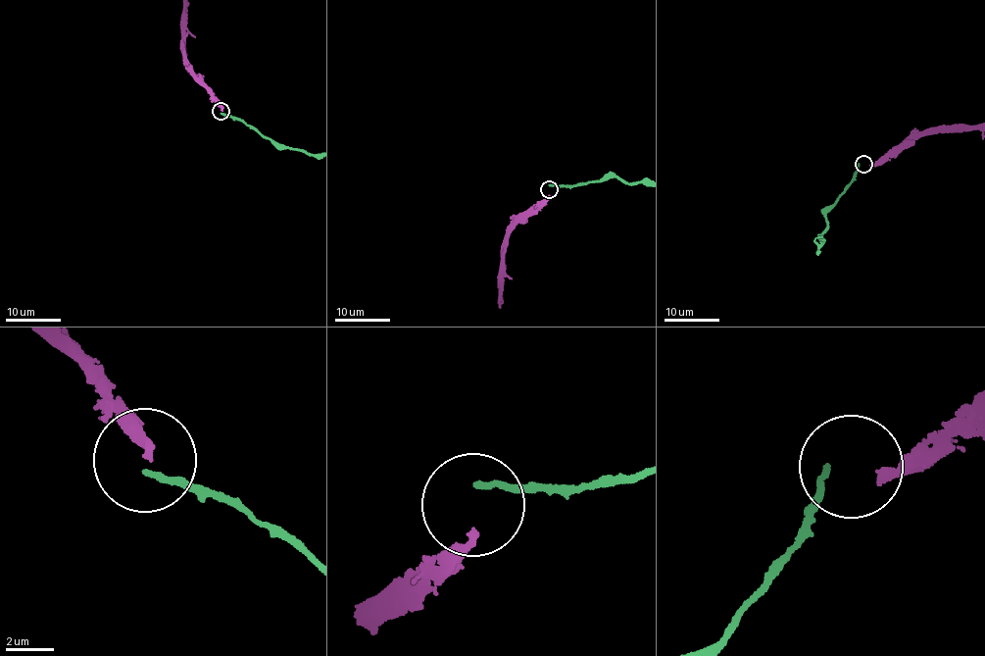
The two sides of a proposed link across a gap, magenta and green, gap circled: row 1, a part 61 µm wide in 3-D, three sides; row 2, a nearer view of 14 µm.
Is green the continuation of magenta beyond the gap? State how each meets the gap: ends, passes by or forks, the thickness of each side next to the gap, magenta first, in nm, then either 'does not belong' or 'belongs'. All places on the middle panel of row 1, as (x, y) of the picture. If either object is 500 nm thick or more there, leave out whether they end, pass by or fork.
magenta ends there; green ends there; 360 nm thick on the magenta side, 240 nm on the other; does not belong

